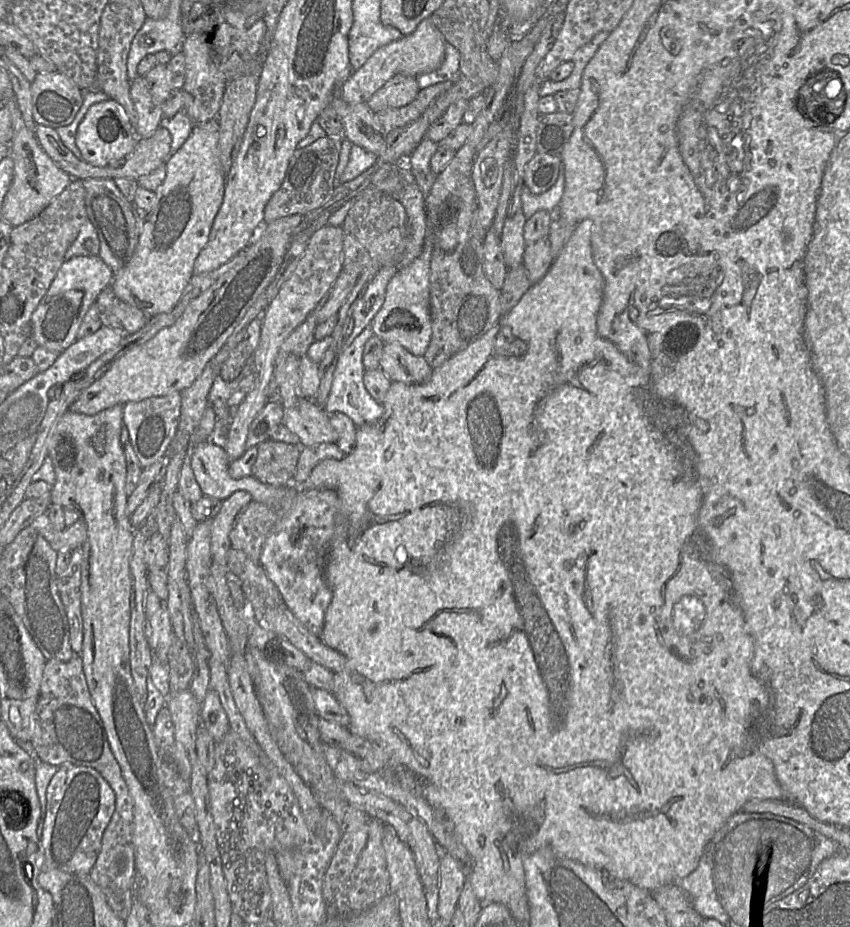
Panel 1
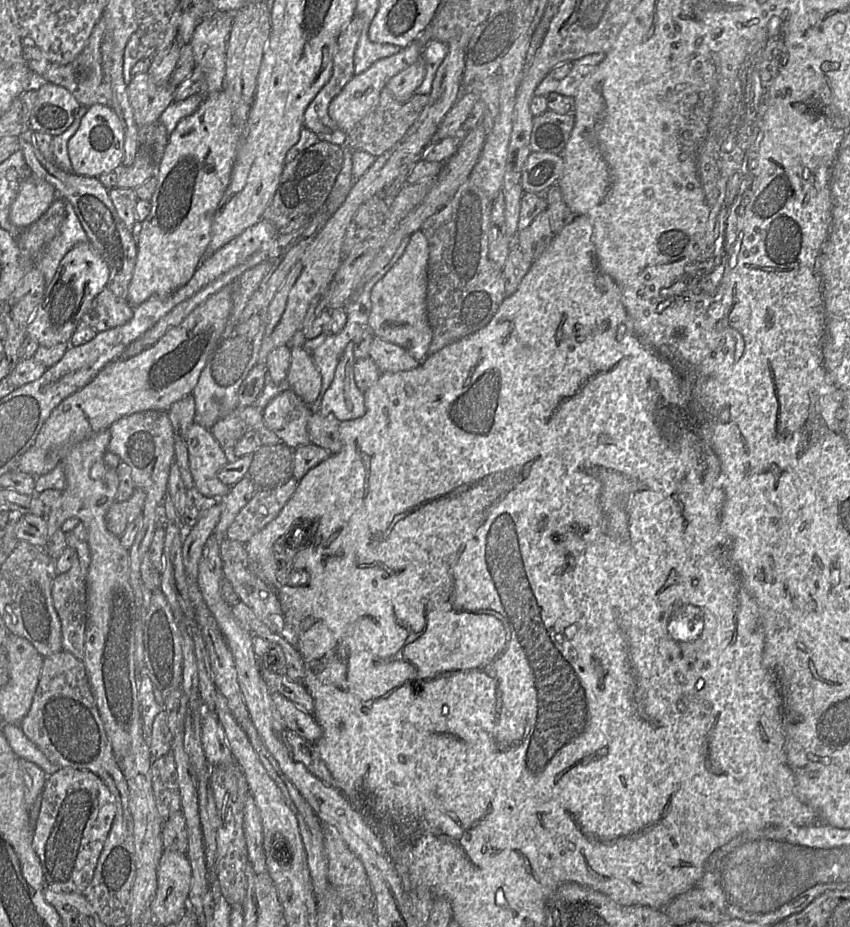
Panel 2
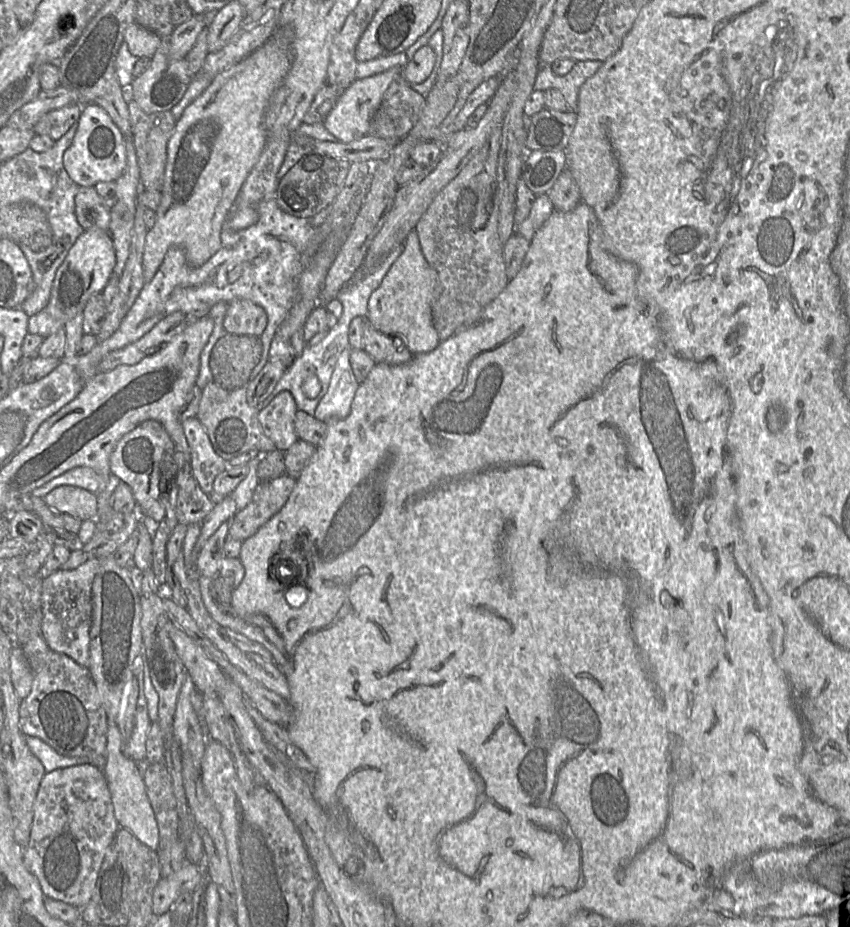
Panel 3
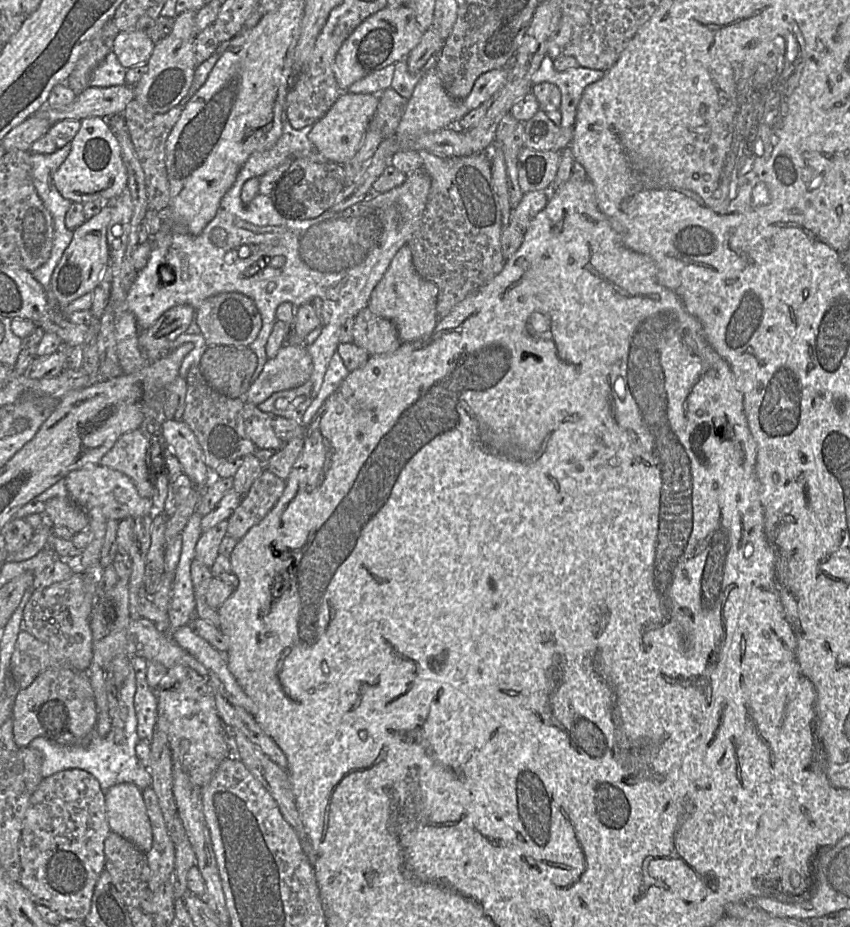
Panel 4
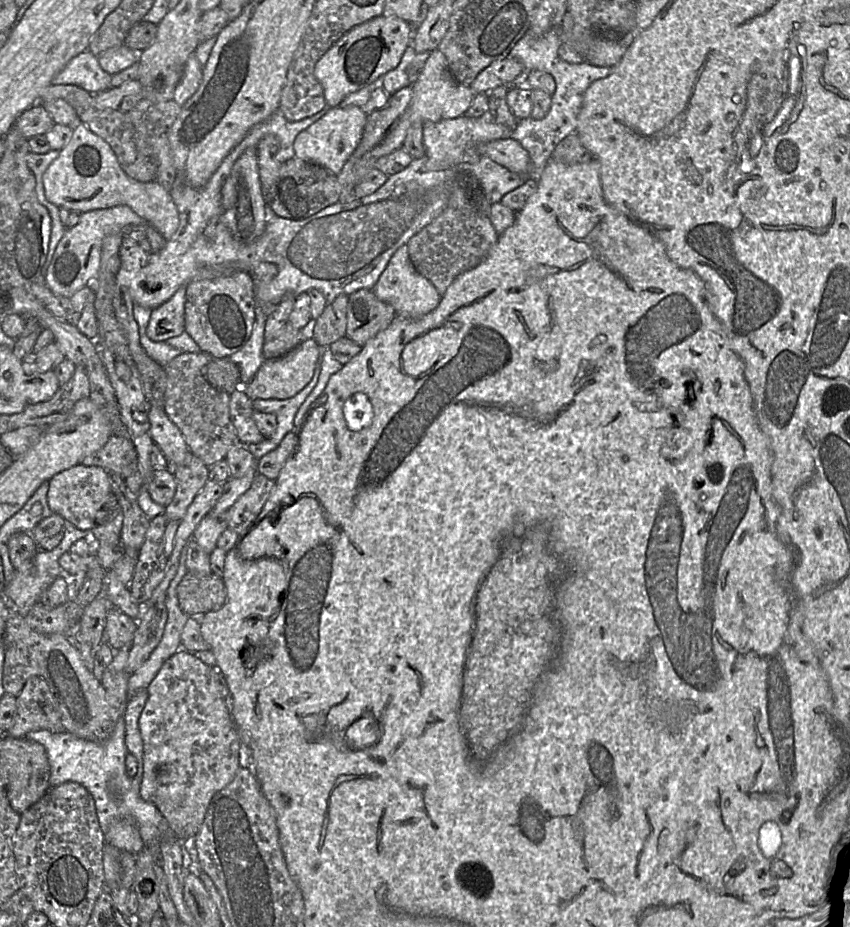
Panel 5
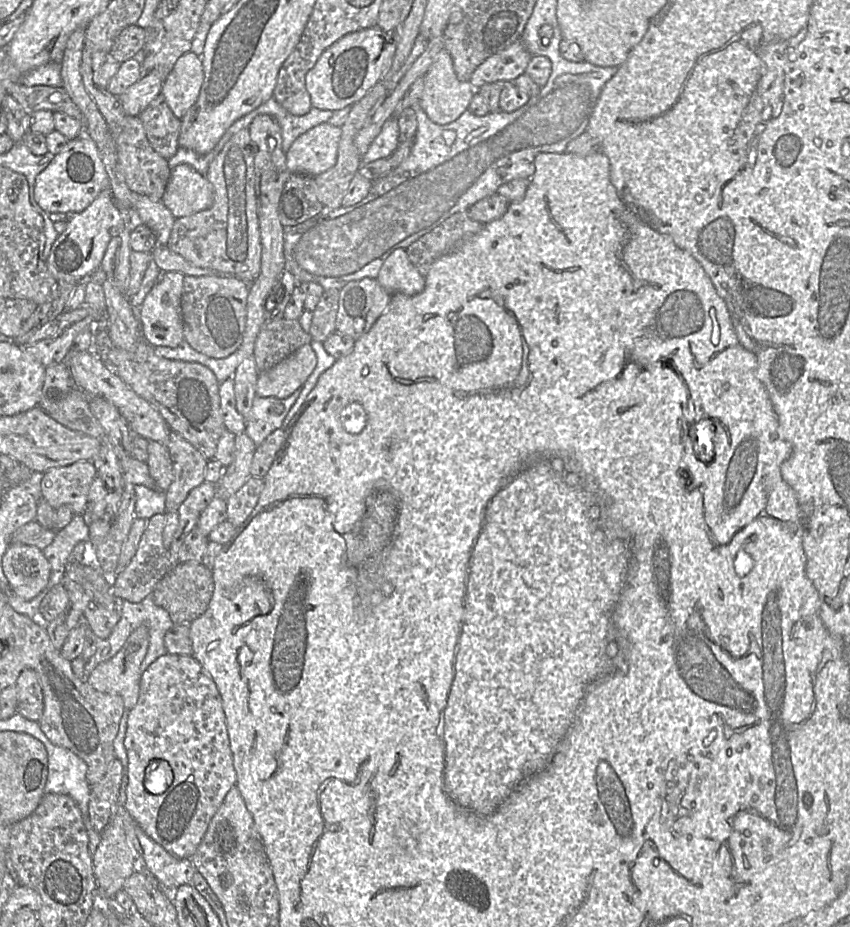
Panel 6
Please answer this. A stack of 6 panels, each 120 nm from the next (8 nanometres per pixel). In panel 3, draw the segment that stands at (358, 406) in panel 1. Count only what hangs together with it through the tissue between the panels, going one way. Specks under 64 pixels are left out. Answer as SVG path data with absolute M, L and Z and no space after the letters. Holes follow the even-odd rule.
M347 347L339 356L335 365L327 393L320 400L314 416L320 421L346 418L351 411L351 404L359 383L350 364L350 352Z

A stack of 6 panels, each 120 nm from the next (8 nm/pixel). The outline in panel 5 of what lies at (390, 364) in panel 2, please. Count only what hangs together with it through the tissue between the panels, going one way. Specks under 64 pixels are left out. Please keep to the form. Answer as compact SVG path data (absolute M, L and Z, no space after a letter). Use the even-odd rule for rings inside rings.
M359 289L348 296L346 336L364 346L395 317L395 309L379 300L371 289Z

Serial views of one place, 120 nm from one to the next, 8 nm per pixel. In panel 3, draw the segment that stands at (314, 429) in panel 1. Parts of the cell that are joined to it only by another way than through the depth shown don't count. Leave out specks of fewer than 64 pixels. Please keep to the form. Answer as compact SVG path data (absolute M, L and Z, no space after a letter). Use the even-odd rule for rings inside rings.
M289 391L278 393L259 411L258 419L264 434L273 441L276 449L287 451L297 440L295 416L298 409Z

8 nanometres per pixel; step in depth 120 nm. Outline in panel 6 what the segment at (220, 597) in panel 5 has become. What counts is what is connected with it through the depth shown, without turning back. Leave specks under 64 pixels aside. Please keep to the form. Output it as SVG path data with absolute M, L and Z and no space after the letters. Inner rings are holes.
M202 562L177 563L153 589L154 603L166 610L174 623L190 624L208 608L214 591L212 570Z

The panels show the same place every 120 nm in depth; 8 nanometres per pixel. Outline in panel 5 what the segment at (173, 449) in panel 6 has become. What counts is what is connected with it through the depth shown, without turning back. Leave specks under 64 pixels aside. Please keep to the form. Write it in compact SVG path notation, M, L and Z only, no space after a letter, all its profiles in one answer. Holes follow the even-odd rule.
M192 452L182 464L172 467L176 491L164 514L168 521L181 521L189 505L209 480L209 467Z

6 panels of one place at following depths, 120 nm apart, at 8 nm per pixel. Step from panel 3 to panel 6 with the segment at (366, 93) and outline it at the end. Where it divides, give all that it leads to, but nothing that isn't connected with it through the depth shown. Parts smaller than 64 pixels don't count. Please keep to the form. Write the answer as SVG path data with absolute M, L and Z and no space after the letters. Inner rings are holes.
M321 123L300 135L286 153L291 173L317 176L331 169L337 161L341 126Z

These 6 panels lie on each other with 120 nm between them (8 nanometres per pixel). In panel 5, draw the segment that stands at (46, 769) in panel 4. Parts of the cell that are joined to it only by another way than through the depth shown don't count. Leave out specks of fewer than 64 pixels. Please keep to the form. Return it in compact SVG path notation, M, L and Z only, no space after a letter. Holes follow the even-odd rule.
M125 669L104 671L100 680L107 693L110 705L120 711L110 736L104 741L88 741L77 738L70 733L55 733L49 730L31 731L27 739L43 745L50 766L50 787L72 781L84 786L95 801L98 820L104 834L116 817L131 817L137 824L145 846L157 845L168 834L165 819L155 805L143 800L140 796L140 785L143 779L143 766L138 766L138 772L130 777L126 772L125 745L125 712L128 703L128 681L131 674Z

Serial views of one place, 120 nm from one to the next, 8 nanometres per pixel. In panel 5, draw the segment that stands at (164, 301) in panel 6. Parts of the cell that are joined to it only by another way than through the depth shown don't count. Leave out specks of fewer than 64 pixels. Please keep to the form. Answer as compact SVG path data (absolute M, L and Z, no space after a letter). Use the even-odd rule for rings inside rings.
M187 285L157 308L152 309L147 336L155 342L165 342L185 332L185 302Z

